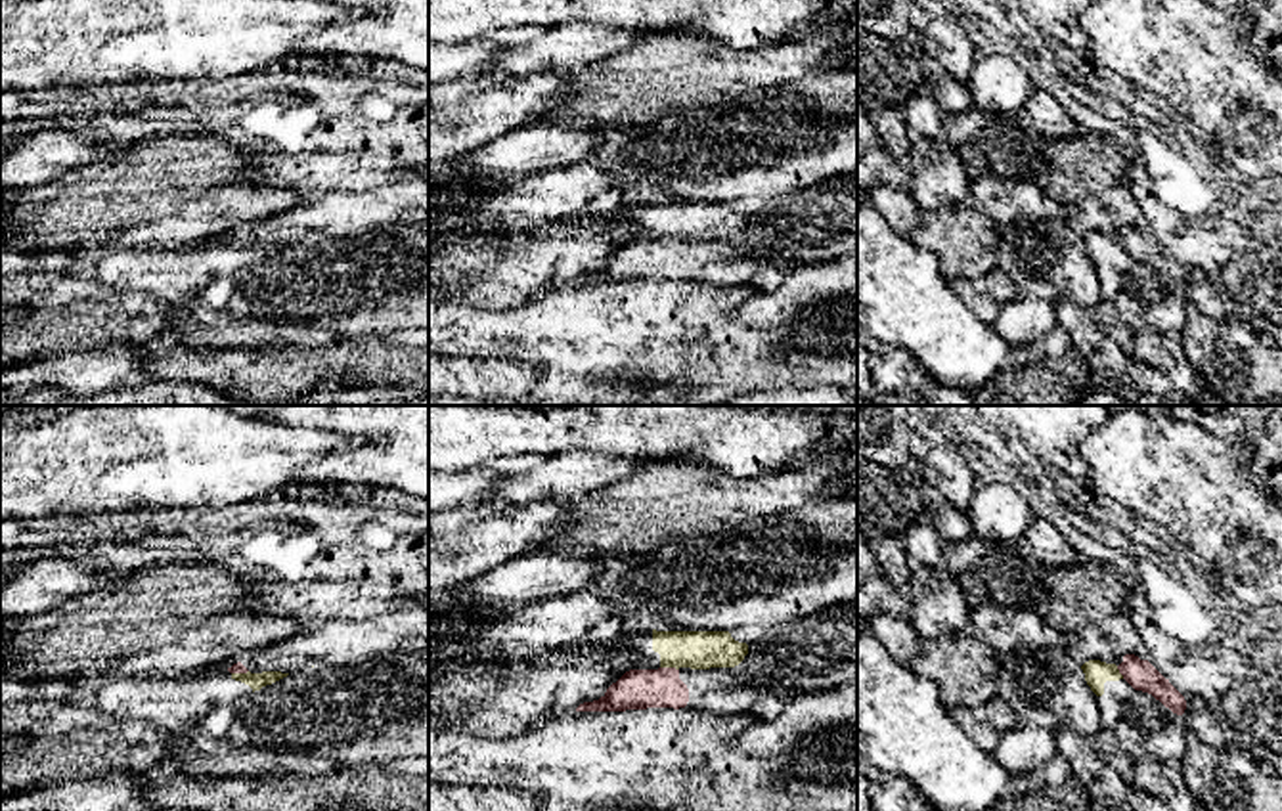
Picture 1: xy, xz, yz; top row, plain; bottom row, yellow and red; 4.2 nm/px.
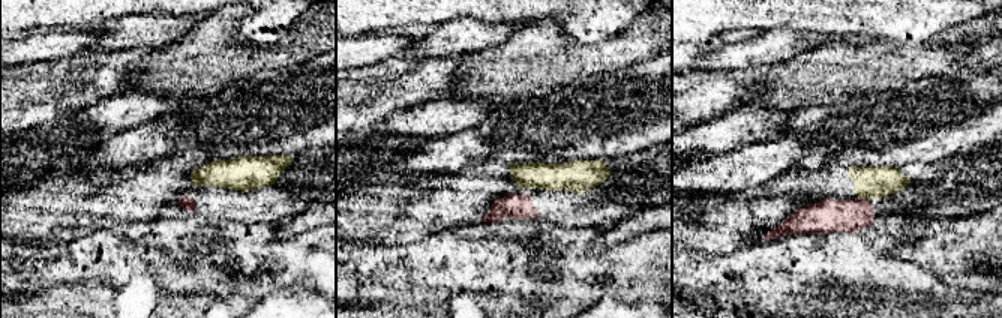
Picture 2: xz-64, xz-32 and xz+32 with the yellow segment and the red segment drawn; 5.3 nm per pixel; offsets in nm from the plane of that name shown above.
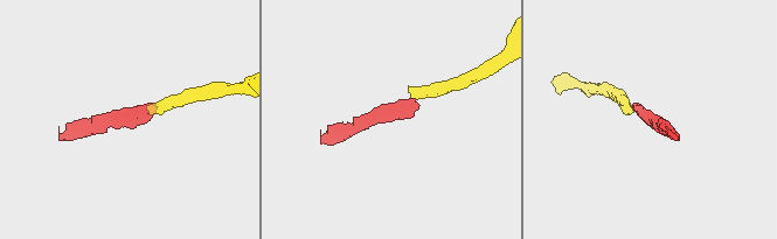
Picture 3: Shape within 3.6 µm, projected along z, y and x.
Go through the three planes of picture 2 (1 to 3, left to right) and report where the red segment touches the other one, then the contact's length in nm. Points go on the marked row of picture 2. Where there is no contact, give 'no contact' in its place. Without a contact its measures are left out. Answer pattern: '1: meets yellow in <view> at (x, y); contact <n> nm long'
1: no contact
2: no contact
3: meets yellow in xz+32 at (864, 197); contact 40 nm long

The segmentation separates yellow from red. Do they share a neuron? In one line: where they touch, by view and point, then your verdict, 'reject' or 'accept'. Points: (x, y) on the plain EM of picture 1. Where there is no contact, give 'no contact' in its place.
xz (670, 238) | reject

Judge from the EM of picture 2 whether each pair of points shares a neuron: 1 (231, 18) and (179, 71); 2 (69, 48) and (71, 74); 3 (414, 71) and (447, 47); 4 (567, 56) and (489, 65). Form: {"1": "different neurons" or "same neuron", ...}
{"1": "same neuron", "2": "different neurons", "3": "different neurons", "4": "same neuron"}

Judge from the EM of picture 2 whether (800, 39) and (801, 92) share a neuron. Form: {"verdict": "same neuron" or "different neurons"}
{"verdict": "different neurons"}

